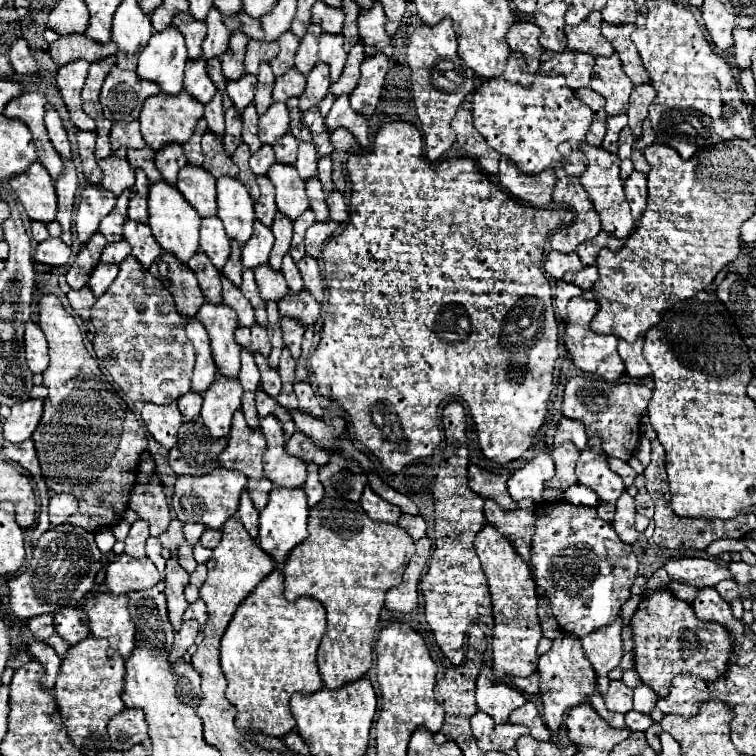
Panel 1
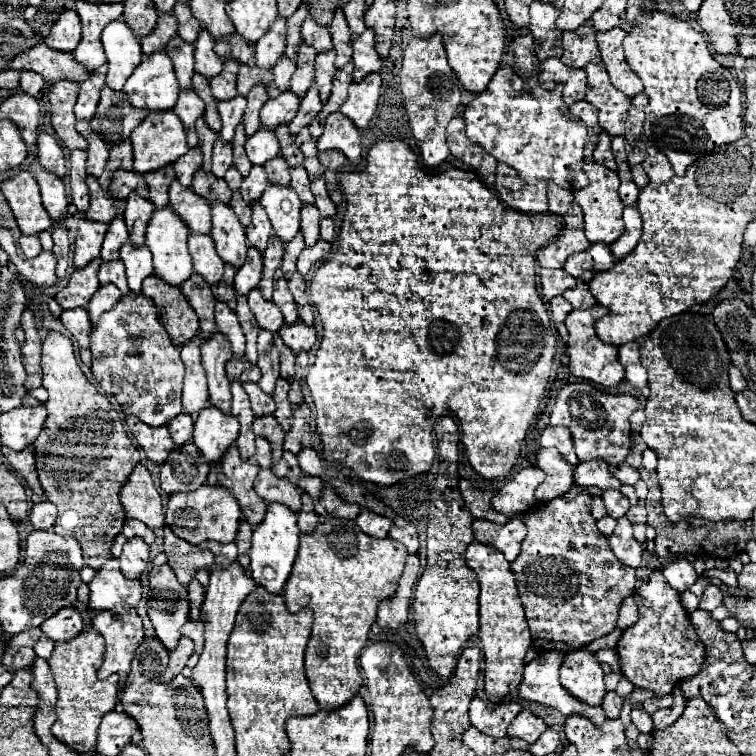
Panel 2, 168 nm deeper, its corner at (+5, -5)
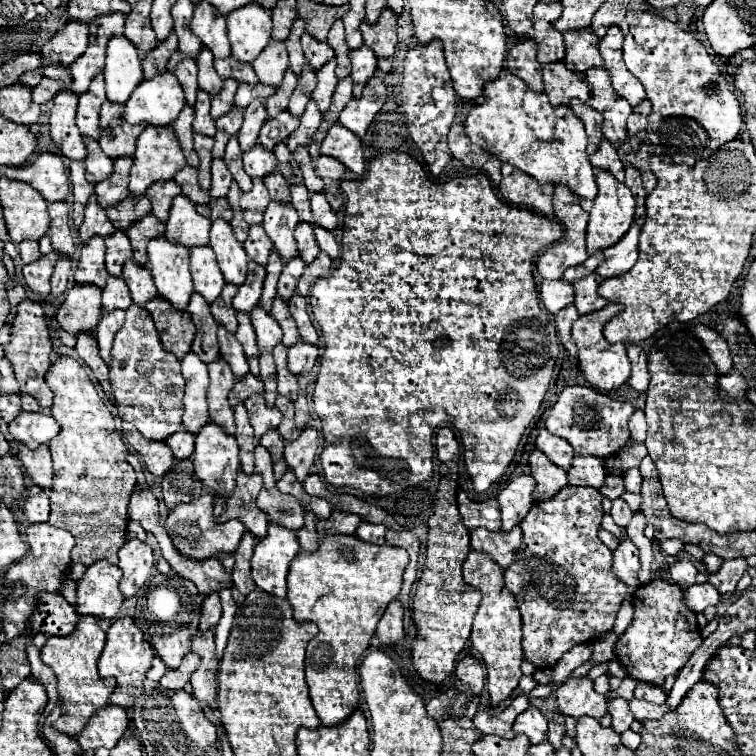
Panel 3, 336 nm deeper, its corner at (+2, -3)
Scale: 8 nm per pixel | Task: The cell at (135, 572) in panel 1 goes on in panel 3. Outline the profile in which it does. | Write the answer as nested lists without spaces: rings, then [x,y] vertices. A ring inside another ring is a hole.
[[[98,560],[92,566],[86,568],[84,576],[76,582],[76,612],[78,614],[90,614],[94,618],[114,618],[120,610],[124,598],[118,590],[118,582],[122,578],[122,570],[118,566],[112,566],[106,560]]]

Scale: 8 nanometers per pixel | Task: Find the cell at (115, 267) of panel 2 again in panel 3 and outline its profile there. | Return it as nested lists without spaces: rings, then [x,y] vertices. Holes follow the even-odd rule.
[[[108,278],[108,284],[102,290],[102,304],[104,304],[104,312],[128,310],[132,306],[128,286],[126,282],[122,282],[122,278]]]

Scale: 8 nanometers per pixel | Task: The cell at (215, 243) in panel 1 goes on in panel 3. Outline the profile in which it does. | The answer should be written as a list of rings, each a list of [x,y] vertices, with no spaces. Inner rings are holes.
[[[196,246],[194,250],[190,250],[190,272],[194,292],[202,294],[202,298],[206,298],[206,302],[212,304],[224,288],[224,278],[218,270],[218,262],[210,246]]]

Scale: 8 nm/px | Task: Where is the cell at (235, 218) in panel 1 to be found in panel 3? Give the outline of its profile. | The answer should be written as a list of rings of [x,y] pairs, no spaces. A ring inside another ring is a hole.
[[[220,218],[212,222],[210,248],[216,254],[224,280],[234,286],[242,286],[242,282],[246,280],[248,256],[246,256],[242,244],[236,242],[236,238],[232,234],[232,226],[228,222],[222,222]]]

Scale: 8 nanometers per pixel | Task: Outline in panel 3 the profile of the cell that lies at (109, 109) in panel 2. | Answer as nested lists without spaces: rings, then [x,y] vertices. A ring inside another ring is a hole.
[[[104,102],[100,112],[100,126],[102,126],[100,148],[108,158],[114,160],[122,156],[134,156],[136,138],[146,128],[122,122],[122,110],[124,106],[114,106],[114,102]]]

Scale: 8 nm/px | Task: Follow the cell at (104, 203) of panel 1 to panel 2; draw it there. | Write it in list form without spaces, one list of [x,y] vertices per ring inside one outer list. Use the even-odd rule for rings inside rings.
[[[85,216],[79,220],[75,256],[73,256],[75,268],[83,268],[85,264],[89,264],[93,258],[99,256],[99,248],[101,248],[105,232],[107,232],[107,224],[103,222],[95,222]]]

